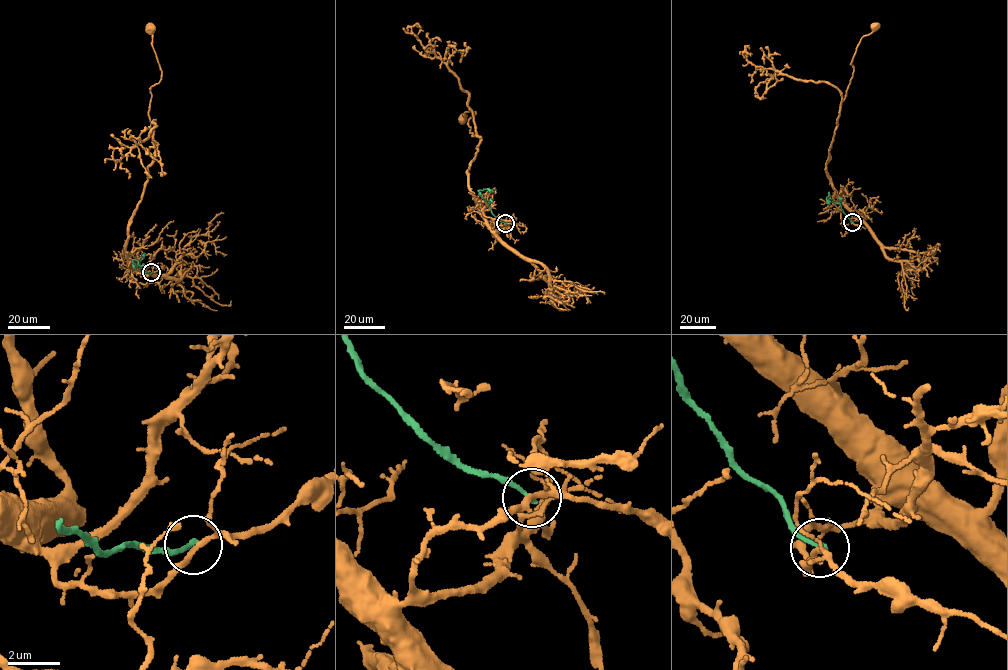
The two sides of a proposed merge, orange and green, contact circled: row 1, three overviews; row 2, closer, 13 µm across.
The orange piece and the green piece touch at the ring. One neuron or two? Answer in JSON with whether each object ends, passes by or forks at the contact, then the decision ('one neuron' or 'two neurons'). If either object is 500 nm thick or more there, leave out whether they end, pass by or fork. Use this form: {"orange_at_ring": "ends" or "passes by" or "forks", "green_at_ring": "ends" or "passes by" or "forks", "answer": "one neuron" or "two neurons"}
{"orange_at_ring": "forks", "green_at_ring": "ends", "answer": "two neurons"}

